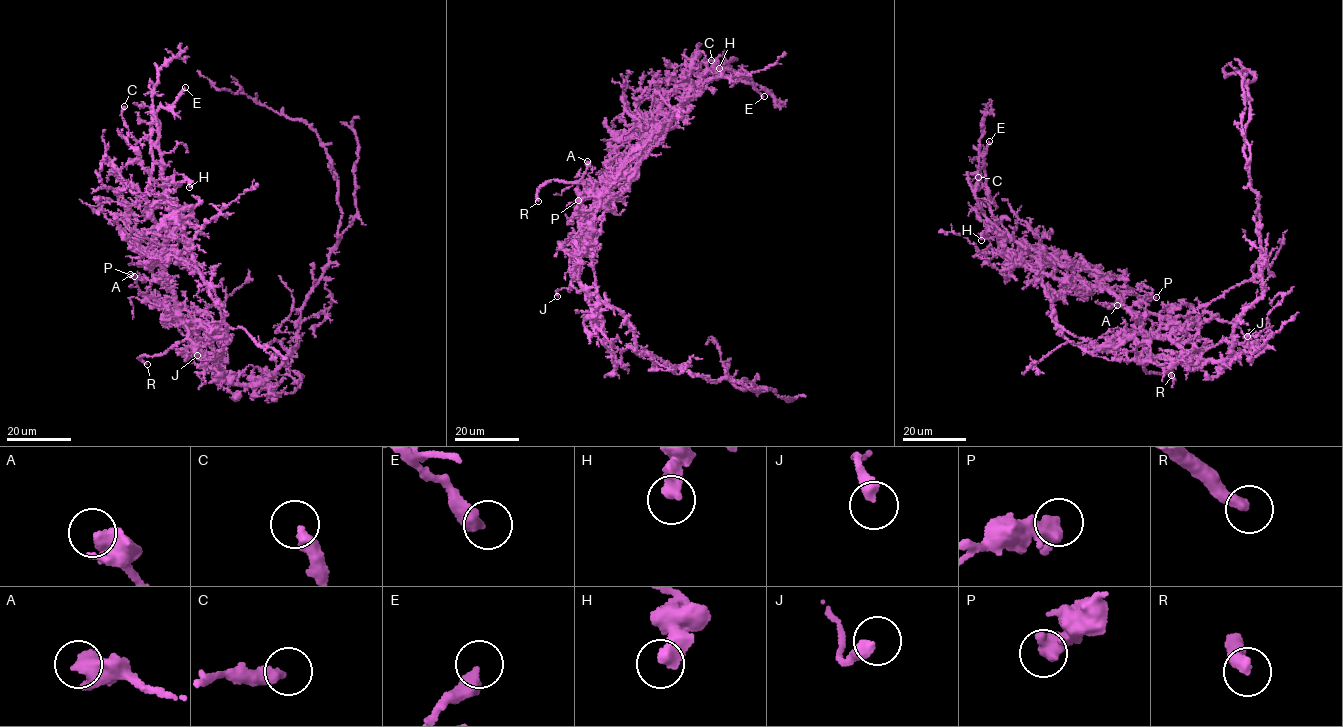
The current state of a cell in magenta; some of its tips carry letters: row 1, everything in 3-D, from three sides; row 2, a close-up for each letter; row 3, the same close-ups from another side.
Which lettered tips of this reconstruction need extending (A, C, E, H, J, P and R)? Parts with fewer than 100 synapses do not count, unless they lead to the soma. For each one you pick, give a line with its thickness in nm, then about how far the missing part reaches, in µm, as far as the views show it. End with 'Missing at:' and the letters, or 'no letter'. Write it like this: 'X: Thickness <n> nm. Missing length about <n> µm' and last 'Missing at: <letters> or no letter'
R: Thickness 400 nm. Missing length about 40 µm
Missing at: R

